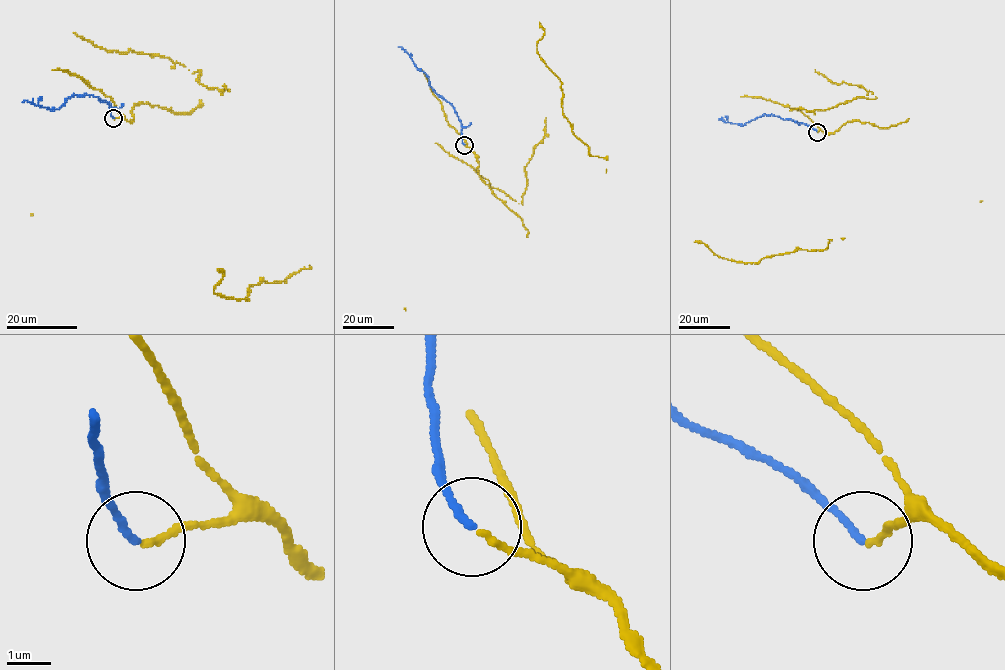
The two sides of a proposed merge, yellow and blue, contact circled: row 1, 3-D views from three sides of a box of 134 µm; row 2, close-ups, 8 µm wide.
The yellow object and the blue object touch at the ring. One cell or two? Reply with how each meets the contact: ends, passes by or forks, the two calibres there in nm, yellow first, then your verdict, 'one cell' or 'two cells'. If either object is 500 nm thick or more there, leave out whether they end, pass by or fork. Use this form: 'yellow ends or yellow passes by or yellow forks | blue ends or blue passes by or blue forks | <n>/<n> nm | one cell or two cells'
yellow ends | blue ends | 140/150 nm | one cell

